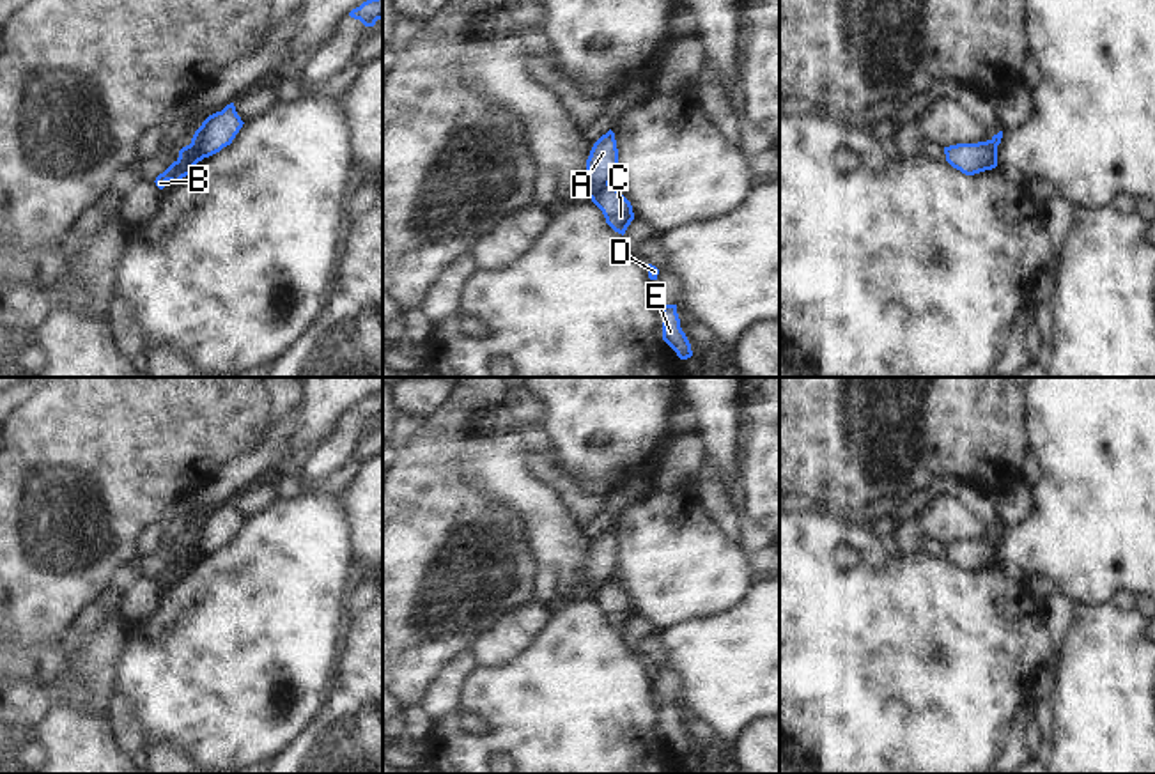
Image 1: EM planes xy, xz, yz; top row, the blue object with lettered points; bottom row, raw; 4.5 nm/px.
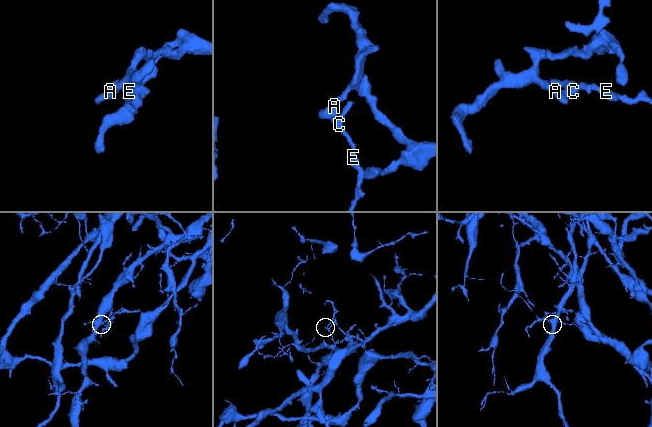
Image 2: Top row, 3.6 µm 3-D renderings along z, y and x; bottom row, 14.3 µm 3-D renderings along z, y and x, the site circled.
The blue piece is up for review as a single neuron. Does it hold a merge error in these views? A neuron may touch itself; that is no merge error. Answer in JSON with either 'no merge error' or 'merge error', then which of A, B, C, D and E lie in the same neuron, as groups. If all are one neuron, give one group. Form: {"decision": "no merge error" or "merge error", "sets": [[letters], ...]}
{"decision": "merge error", "sets": [["A", "B"], ["C", "D", "E"]]}

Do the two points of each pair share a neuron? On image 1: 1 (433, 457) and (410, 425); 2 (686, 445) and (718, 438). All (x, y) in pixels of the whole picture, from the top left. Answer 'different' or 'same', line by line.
1: different
2: different

